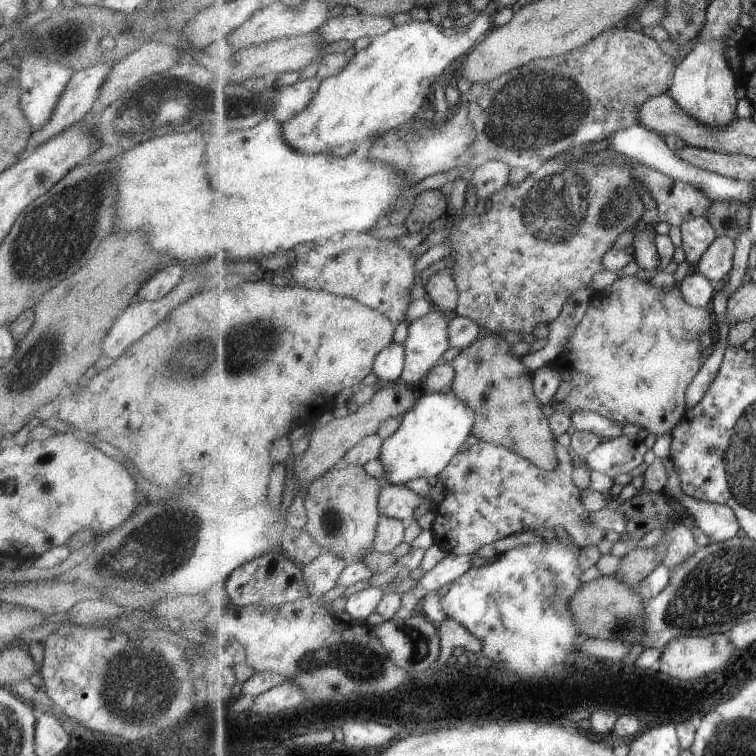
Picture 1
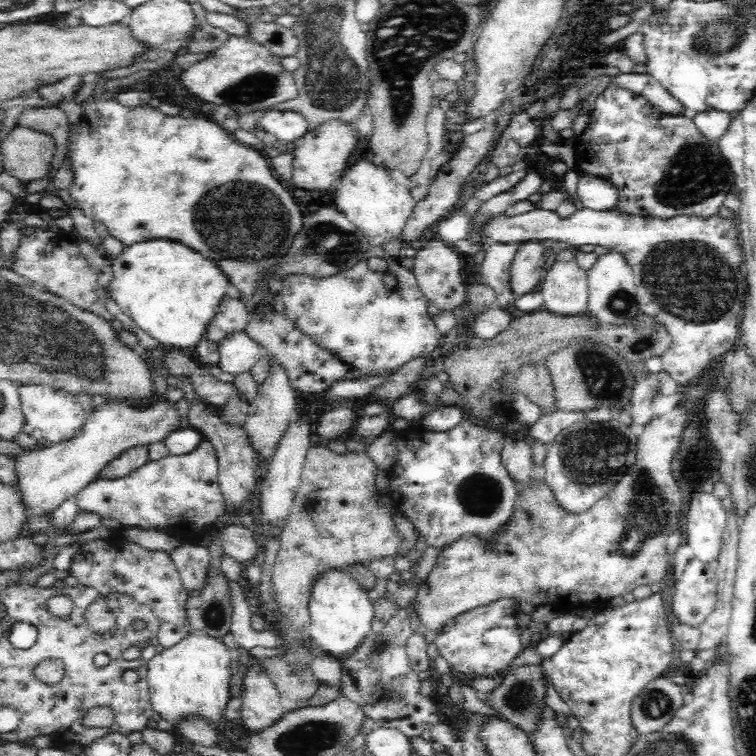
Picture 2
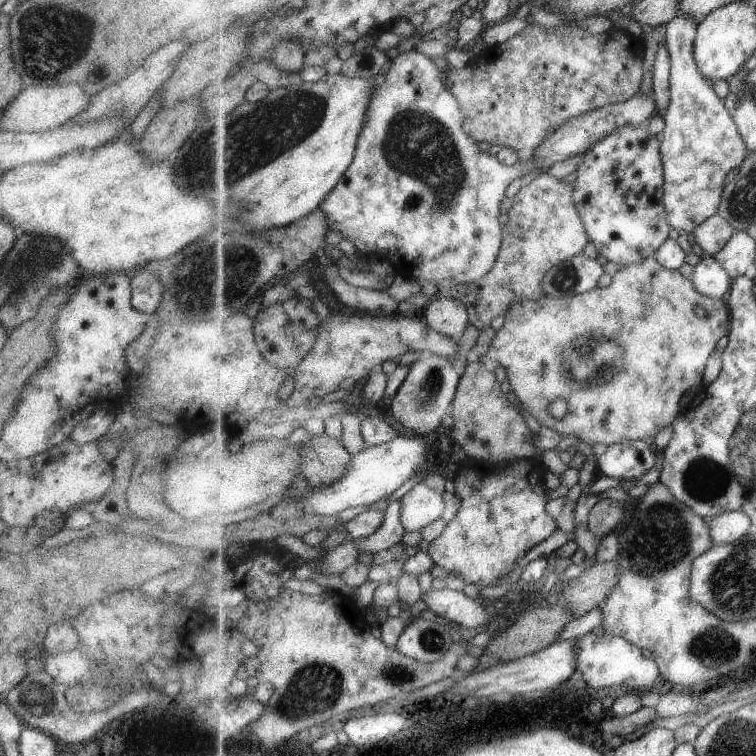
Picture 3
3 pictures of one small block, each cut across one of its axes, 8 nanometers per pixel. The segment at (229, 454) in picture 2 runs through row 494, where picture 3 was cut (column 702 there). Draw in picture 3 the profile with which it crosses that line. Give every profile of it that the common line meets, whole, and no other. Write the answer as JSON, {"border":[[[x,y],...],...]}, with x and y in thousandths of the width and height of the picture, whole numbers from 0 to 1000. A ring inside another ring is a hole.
{"border":[[[951,283],[940,284],[917,307],[923,325],[943,339],[956,331],[972,308],[971,299]]]}

